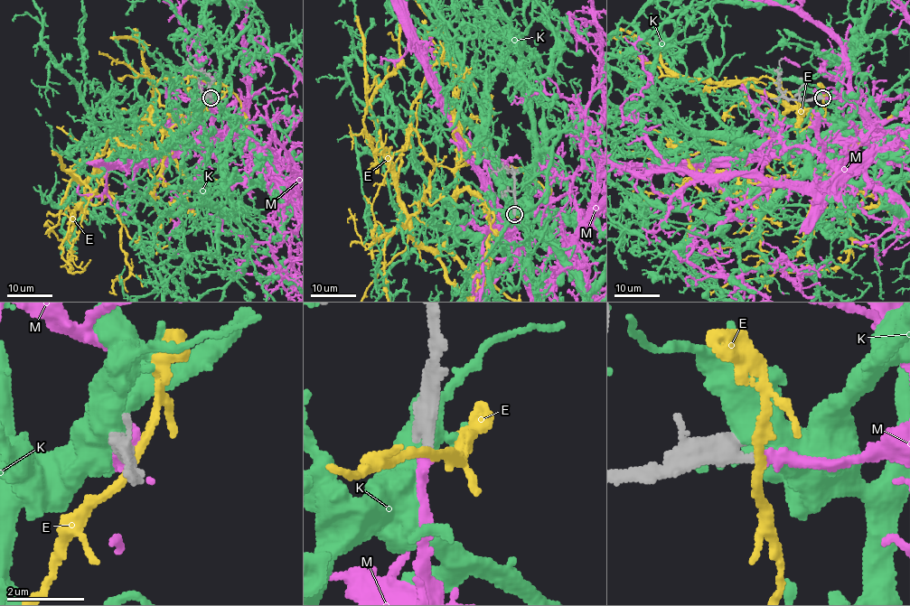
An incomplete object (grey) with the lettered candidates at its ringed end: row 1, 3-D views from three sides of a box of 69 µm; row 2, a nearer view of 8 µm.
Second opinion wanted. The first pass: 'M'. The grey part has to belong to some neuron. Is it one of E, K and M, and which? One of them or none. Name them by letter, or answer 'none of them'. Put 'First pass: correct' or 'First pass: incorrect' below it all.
M
First pass: correct

